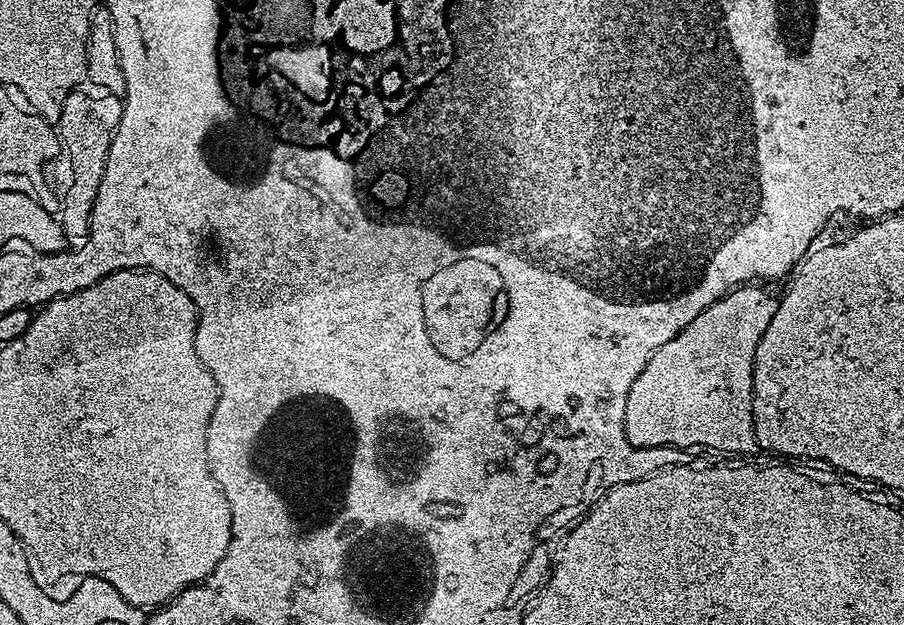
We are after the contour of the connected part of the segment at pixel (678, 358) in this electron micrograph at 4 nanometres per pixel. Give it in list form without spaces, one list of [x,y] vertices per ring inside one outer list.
[[[749,282],[743,286],[733,287],[731,292],[726,292],[720,300],[709,303],[707,308],[701,308],[699,314],[692,317],[689,324],[684,326],[681,332],[677,332],[673,340],[668,340],[666,346],[653,351],[650,362],[644,364],[644,369],[637,372],[634,378],[634,386],[628,388],[626,398],[626,418],[622,422],[626,430],[626,438],[634,446],[639,448],[662,448],[671,446],[673,448],[686,448],[696,450],[700,448],[717,448],[720,452],[752,452],[757,451],[758,445],[754,434],[754,418],[752,417],[752,367],[754,366],[754,354],[758,350],[758,342],[762,334],[766,334],[766,326],[770,326],[770,318],[774,318],[777,297],[771,296],[764,288],[759,288],[759,283]]]

